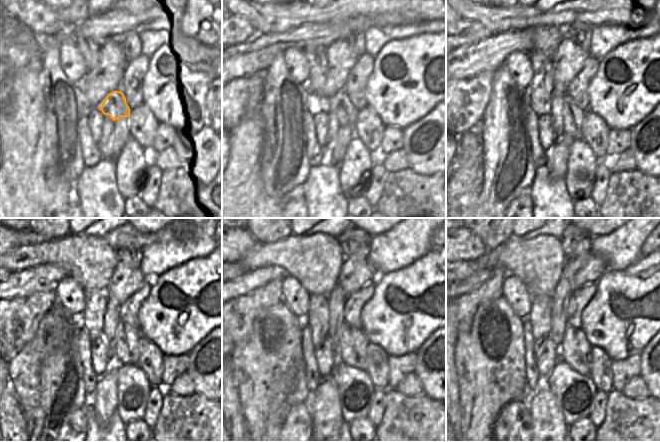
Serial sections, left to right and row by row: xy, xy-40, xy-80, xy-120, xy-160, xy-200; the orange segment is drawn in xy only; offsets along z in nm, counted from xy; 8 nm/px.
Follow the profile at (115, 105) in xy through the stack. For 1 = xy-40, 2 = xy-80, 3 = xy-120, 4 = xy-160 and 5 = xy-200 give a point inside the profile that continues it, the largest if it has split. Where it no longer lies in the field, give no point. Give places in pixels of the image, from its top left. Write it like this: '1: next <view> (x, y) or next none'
1: next xy-40 (346, 113)
2: next xy-80 (573, 116)
3: next xy-120 (128, 338)
4: next xy-160 (352, 347)
5: next xy-200 (575, 350)

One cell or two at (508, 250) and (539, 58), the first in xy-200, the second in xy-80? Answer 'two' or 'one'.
two

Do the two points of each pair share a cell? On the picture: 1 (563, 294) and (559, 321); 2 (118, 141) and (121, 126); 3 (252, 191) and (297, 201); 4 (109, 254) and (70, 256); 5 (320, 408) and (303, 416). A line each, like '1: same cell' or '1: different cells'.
1: same cell
2: same cell
3: different cells
4: same cell
5: different cells

